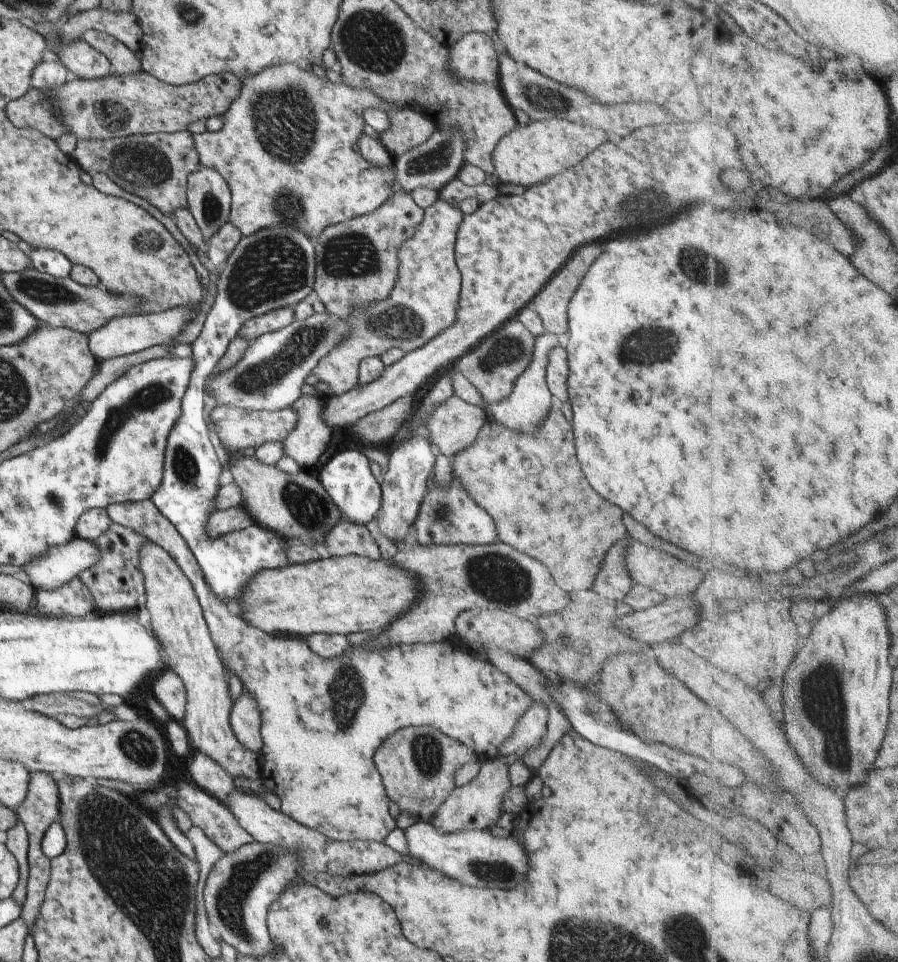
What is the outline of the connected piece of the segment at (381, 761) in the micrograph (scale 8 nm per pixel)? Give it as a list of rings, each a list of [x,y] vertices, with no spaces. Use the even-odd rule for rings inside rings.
[[[416,726],[416,728],[402,728],[396,734],[392,734],[378,750],[374,756],[376,769],[383,779],[383,784],[392,802],[400,807],[400,811],[406,815],[416,818],[416,822],[424,822],[430,819],[434,812],[448,799],[448,796],[457,788],[455,784],[456,772],[466,763],[477,760],[477,755],[468,749],[468,746],[440,734],[438,730],[430,726]]]

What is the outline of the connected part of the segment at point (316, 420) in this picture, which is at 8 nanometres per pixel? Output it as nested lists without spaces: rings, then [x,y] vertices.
[[[302,395],[292,406],[298,414],[299,422],[283,441],[283,454],[306,471],[320,460],[331,439],[332,429],[321,416],[324,401],[318,396]]]

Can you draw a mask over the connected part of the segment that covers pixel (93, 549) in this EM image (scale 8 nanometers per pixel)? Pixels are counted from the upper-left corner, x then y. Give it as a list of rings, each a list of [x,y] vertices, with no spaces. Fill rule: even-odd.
[[[74,537],[64,545],[50,546],[39,557],[32,557],[21,567],[26,582],[35,591],[52,591],[73,580],[100,559],[97,547],[86,540]]]

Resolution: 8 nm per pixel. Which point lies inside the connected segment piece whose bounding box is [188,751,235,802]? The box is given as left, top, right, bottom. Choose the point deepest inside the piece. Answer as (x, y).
(211, 777)

